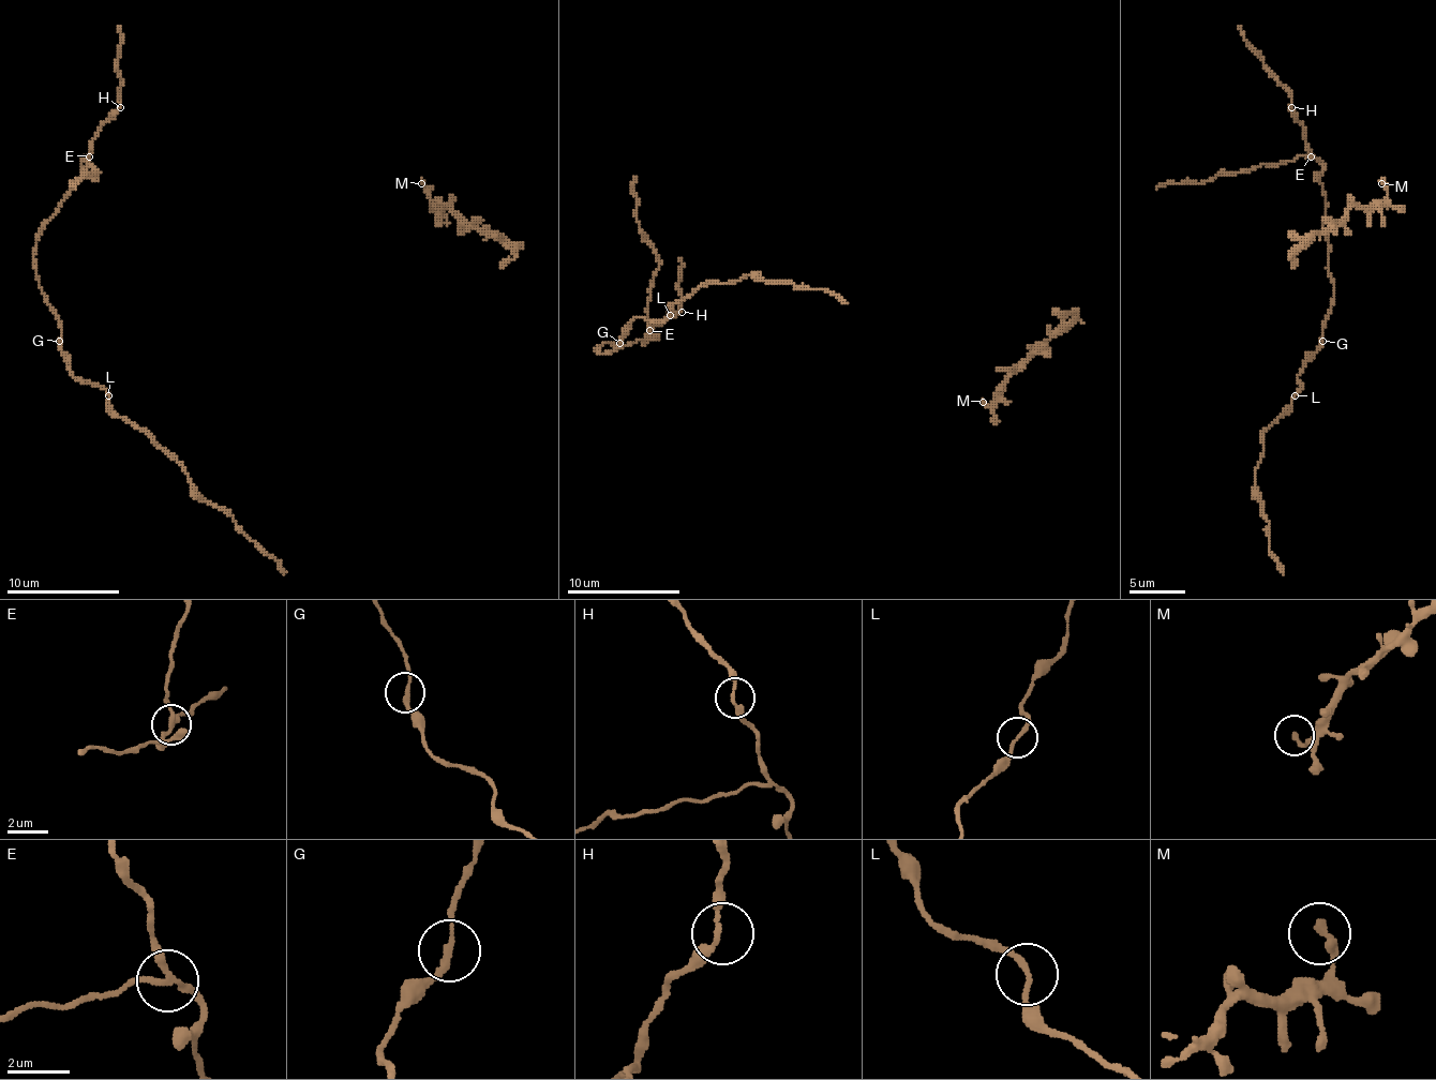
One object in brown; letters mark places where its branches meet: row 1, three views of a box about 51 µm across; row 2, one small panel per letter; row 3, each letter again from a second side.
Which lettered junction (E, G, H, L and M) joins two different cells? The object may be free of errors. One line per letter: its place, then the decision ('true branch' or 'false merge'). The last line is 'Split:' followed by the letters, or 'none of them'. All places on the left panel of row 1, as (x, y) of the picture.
E: place (89, 156); false merge
G: place (59, 341); true branch
H: place (120, 107); true branch
L: place (108, 395); true branch
M: place (421, 183); true branch
Split: E

